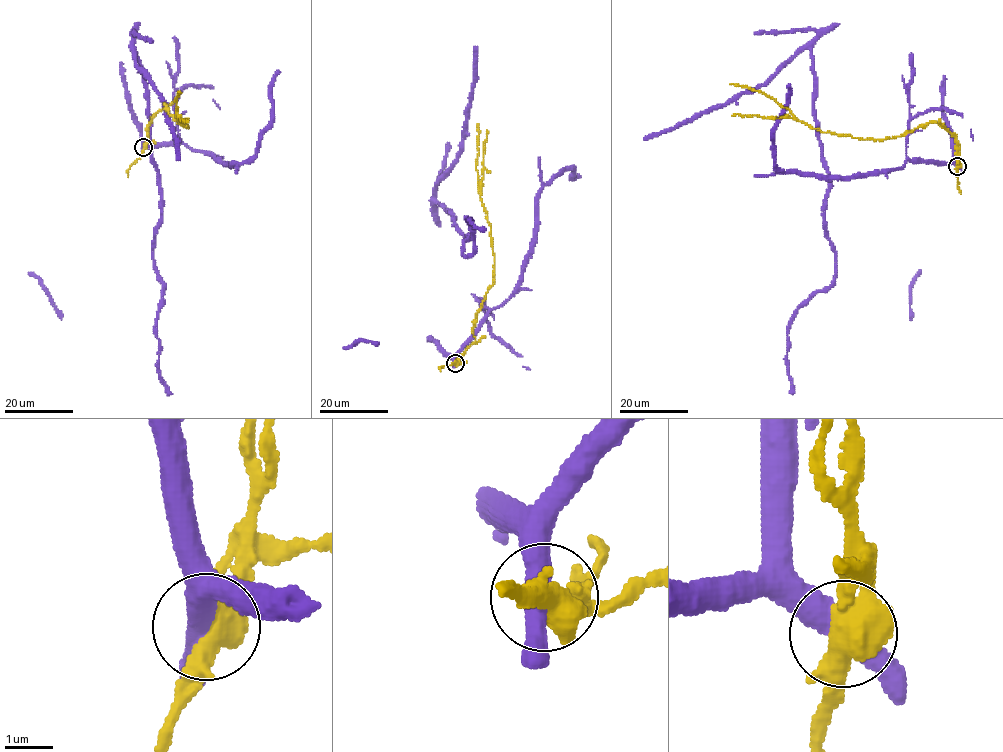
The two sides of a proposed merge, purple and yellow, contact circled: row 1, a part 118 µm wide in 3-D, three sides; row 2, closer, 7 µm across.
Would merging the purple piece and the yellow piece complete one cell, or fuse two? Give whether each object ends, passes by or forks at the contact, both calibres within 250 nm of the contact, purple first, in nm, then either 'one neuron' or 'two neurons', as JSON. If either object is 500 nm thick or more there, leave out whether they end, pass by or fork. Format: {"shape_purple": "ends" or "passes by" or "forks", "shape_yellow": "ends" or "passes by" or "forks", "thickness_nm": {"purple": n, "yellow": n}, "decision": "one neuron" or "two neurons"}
{"shape_purple": "passes by", "shape_yellow": "forks", "thickness_nm": {"purple": 480, "yellow": 460}, "decision": "two neurons"}

